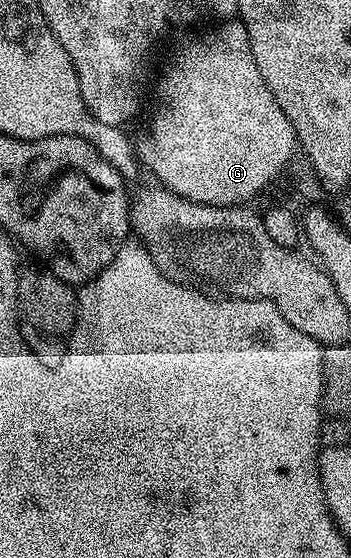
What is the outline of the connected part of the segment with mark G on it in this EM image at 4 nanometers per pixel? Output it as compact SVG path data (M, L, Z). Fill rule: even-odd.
M228 20L226 22L218 23L214 28L208 29L211 30L208 34L203 34L199 38L199 46L195 42L191 42L188 46L183 46L179 51L176 52L175 55L171 58L171 63L168 64L167 67L163 70L163 75L159 78L159 83L154 83L153 86L153 94L155 90L155 111L151 114L151 119L147 122L147 131L144 132L140 138L137 138L135 142L135 150L139 154L139 160L144 171L147 170L152 174L154 181L158 183L158 185L171 190L177 196L181 196L182 198L187 198L191 202L200 202L201 204L205 204L206 206L241 206L247 203L250 203L250 198L255 198L259 193L262 192L263 189L266 188L267 185L270 184L271 181L274 180L275 177L279 175L279 177L286 171L286 168L290 165L292 158L297 150L297 143L295 140L295 133L293 132L293 124L289 122L289 118L285 115L285 112L282 111L281 106L277 104L277 100L273 100L273 92L269 92L269 84L265 84L265 80L261 76L260 70L257 68L257 60L253 60L253 48L249 48L249 32L245 32L245 28L243 27L242 22L238 20Z

